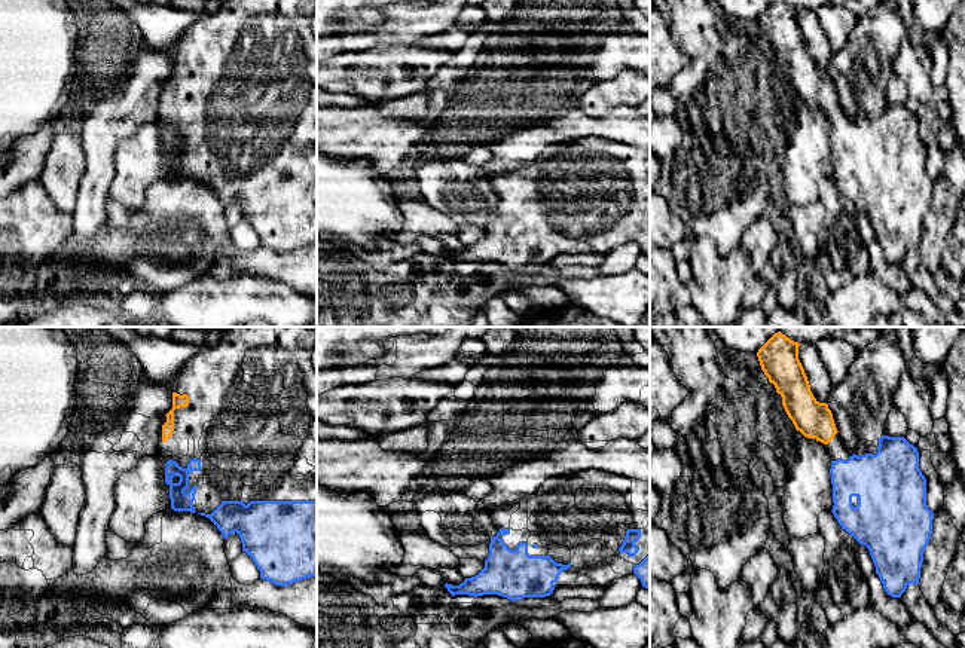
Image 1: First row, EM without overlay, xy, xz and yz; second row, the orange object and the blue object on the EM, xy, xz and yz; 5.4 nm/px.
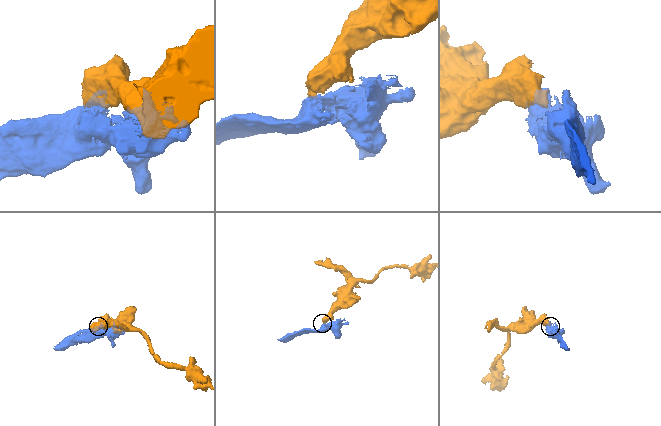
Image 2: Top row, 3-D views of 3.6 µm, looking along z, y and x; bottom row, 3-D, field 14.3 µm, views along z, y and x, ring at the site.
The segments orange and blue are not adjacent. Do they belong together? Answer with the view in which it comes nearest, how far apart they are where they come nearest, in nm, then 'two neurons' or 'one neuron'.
yz | 100 nm | one neuron

